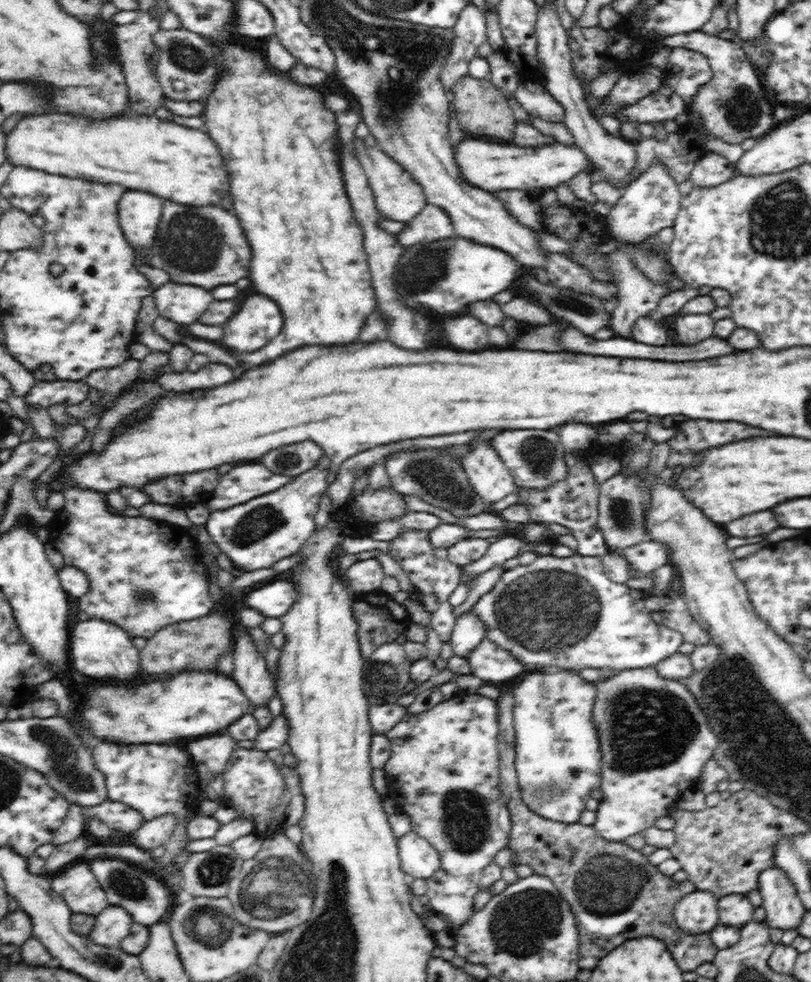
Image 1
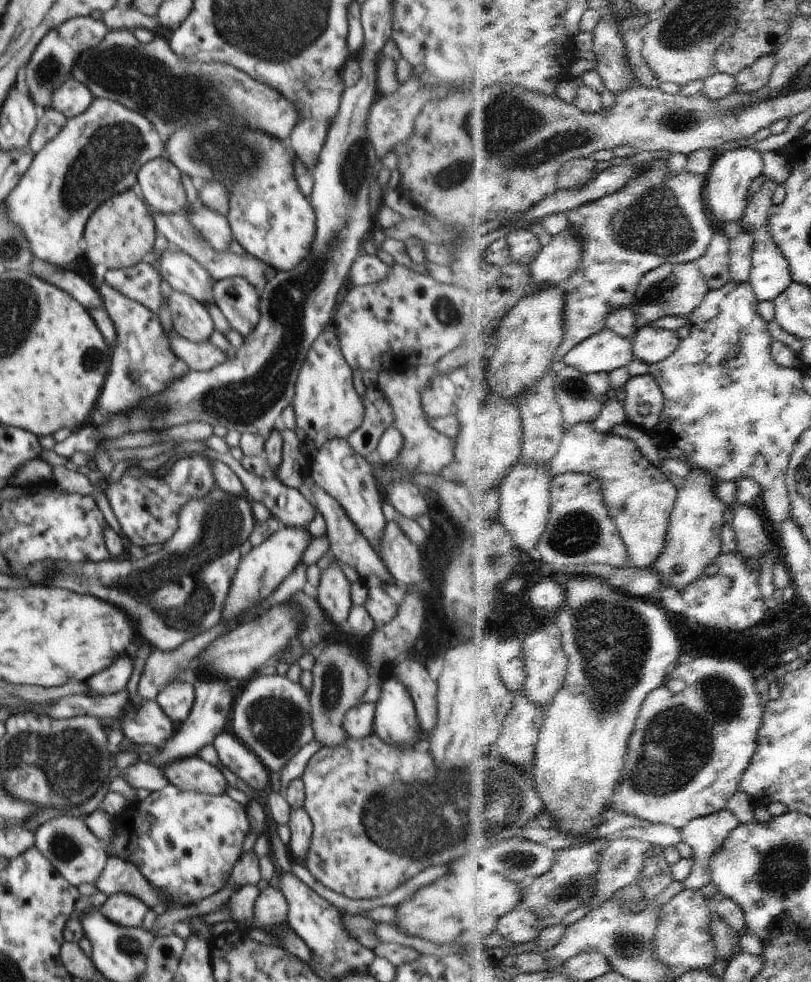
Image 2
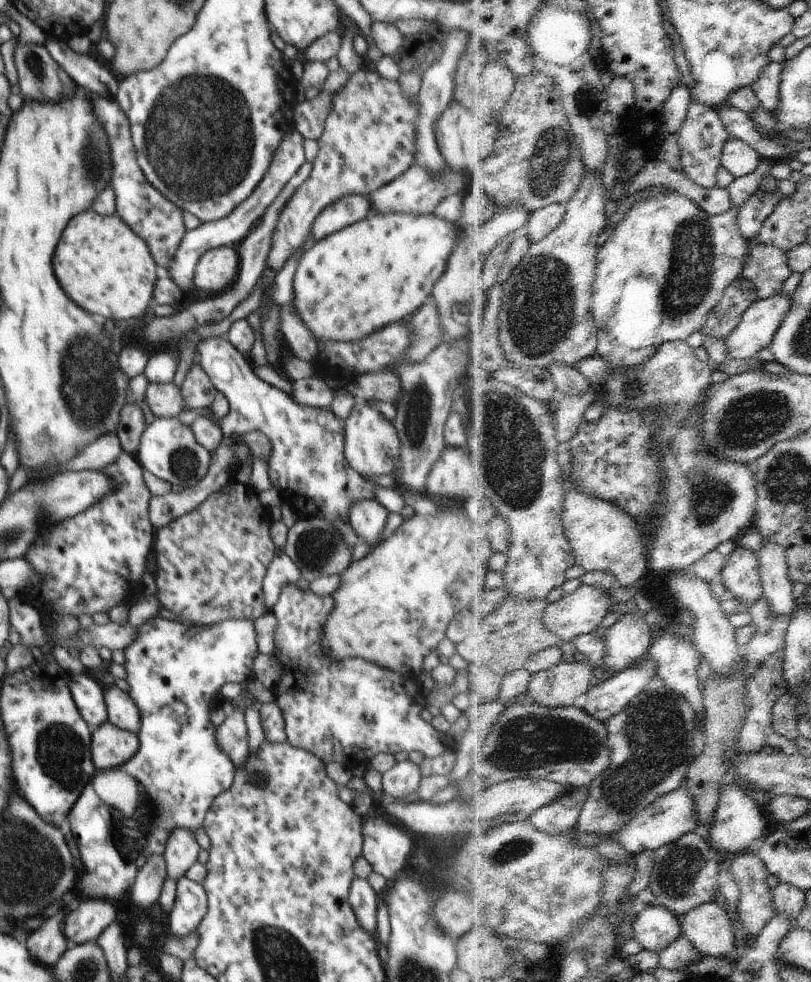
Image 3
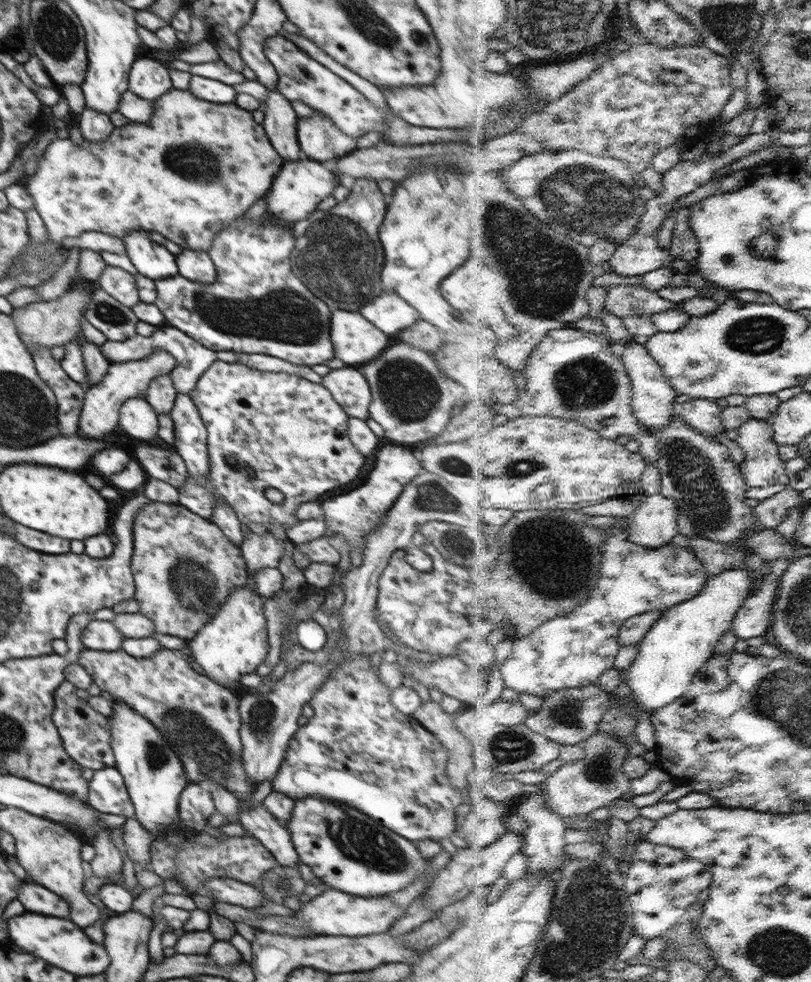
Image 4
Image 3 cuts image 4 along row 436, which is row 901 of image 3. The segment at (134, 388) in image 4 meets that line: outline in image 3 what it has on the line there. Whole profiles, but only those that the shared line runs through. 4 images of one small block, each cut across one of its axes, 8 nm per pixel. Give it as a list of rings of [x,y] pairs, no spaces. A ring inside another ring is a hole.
[[[104,899],[84,900],[64,918],[64,936],[74,944],[96,941],[104,929],[116,921],[118,905]]]

